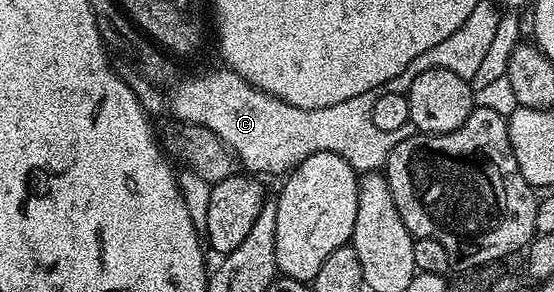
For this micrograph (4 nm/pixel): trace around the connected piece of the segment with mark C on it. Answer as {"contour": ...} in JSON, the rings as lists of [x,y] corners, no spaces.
{"contour":[[[222,70],[183,79],[174,88],[171,111],[176,116],[172,116],[183,123],[196,123],[217,133],[217,137],[221,137],[223,144],[235,154],[236,160],[248,167],[244,167],[248,172],[260,176],[282,176],[305,161],[305,157],[324,151],[345,157],[356,173],[379,173],[386,168],[389,153],[393,153],[401,141],[409,141],[412,134],[407,129],[385,133],[373,125],[371,114],[379,91],[349,97],[349,101],[341,101],[341,105],[306,111],[265,93],[235,71]]]}

